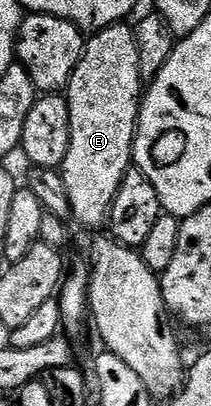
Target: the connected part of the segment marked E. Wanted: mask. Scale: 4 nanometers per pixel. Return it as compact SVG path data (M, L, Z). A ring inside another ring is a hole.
M125 23L98 29L86 40L79 63L69 80L67 100L71 111L71 143L67 159L61 164L61 178L67 187L72 220L85 229L97 229L109 220L109 208L133 165L133 136L137 133L137 115L141 111L143 82L139 71L139 47L133 29Z

